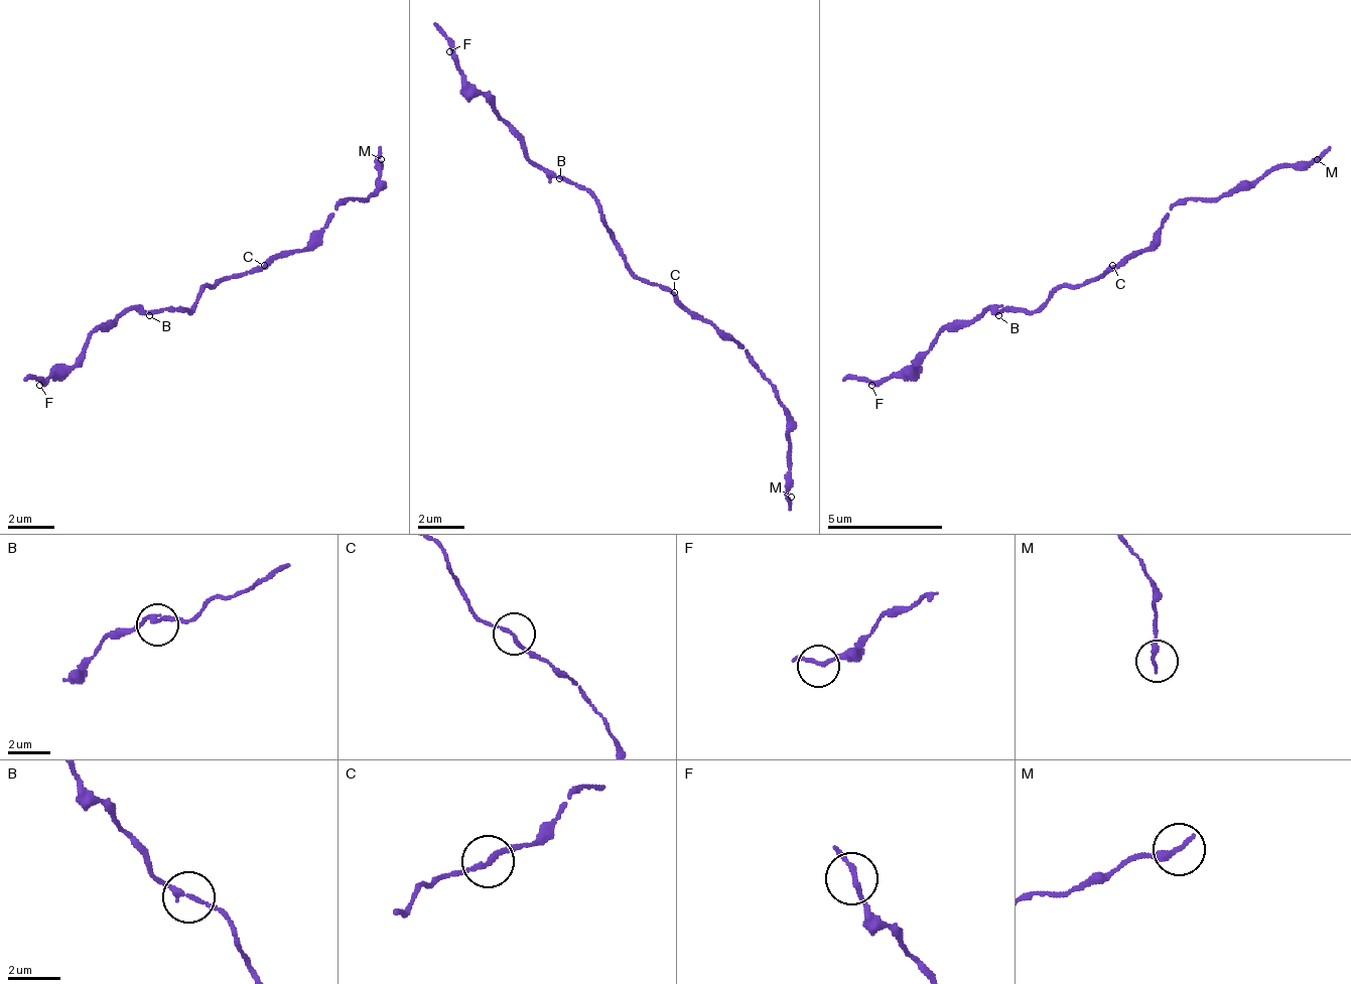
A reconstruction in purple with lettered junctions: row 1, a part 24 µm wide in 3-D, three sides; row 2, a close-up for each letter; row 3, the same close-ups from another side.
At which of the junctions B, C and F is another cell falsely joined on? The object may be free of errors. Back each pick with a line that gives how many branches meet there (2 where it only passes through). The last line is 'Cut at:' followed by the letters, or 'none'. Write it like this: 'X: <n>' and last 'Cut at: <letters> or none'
Cut at: none

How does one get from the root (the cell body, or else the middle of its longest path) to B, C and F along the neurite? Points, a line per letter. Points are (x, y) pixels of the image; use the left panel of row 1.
B: (219, 281), (214, 287), (208, 287), (190, 310), (155, 310), (149, 315)
C: (219, 281), (248, 275), (265, 264)
F: (219, 281), (208, 287), (190, 310), (126, 310), (86, 344), (86, 350), (69, 368), (51, 374), (39, 385)

